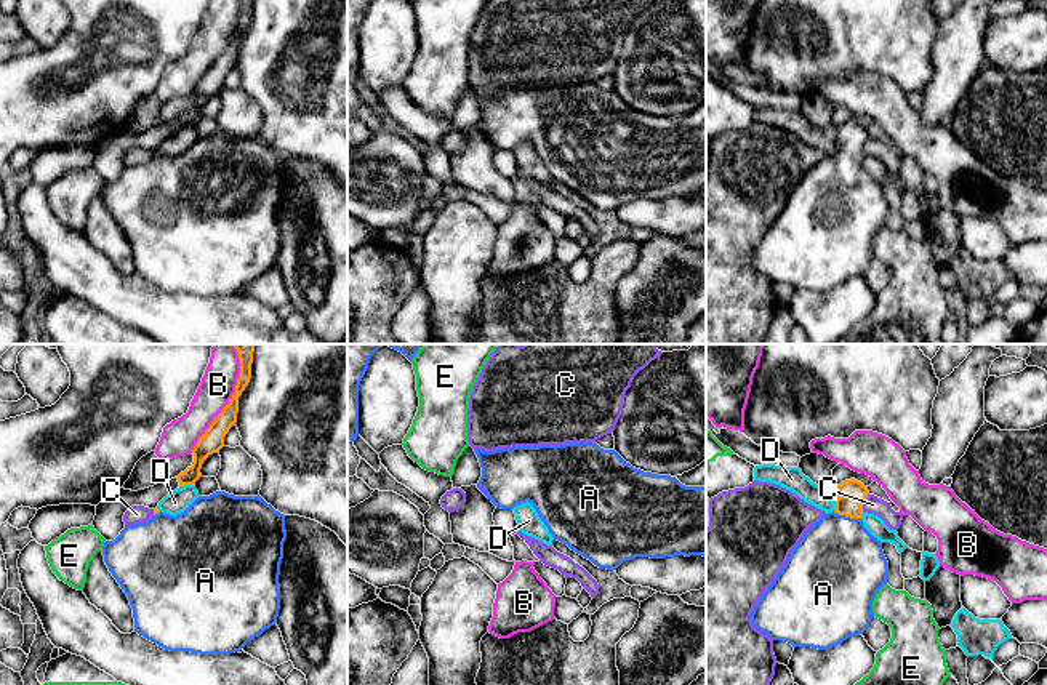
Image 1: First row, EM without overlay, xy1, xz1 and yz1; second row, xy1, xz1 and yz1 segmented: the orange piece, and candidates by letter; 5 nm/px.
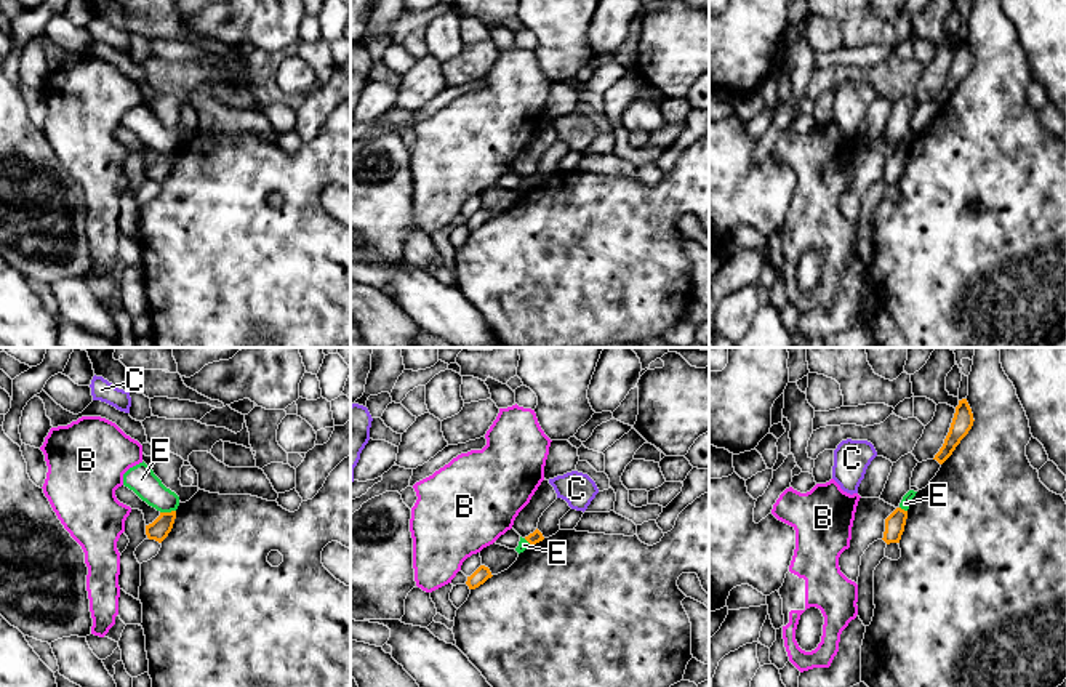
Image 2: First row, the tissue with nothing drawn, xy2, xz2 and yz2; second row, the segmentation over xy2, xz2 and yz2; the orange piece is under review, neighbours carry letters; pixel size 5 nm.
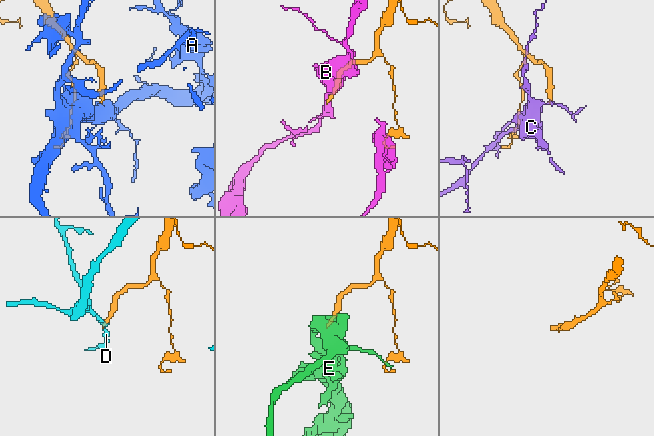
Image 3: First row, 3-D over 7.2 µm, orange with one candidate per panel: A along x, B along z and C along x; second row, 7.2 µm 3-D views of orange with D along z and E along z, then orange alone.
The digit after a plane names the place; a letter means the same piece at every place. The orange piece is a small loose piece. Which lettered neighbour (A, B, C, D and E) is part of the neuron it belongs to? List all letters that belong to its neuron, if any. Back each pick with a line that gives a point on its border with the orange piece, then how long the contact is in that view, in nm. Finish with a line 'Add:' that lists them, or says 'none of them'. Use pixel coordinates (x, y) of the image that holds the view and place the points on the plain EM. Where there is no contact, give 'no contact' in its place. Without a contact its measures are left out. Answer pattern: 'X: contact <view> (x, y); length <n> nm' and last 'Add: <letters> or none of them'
A: contact yz1 (847, 157); length 150 nm
Add: A

